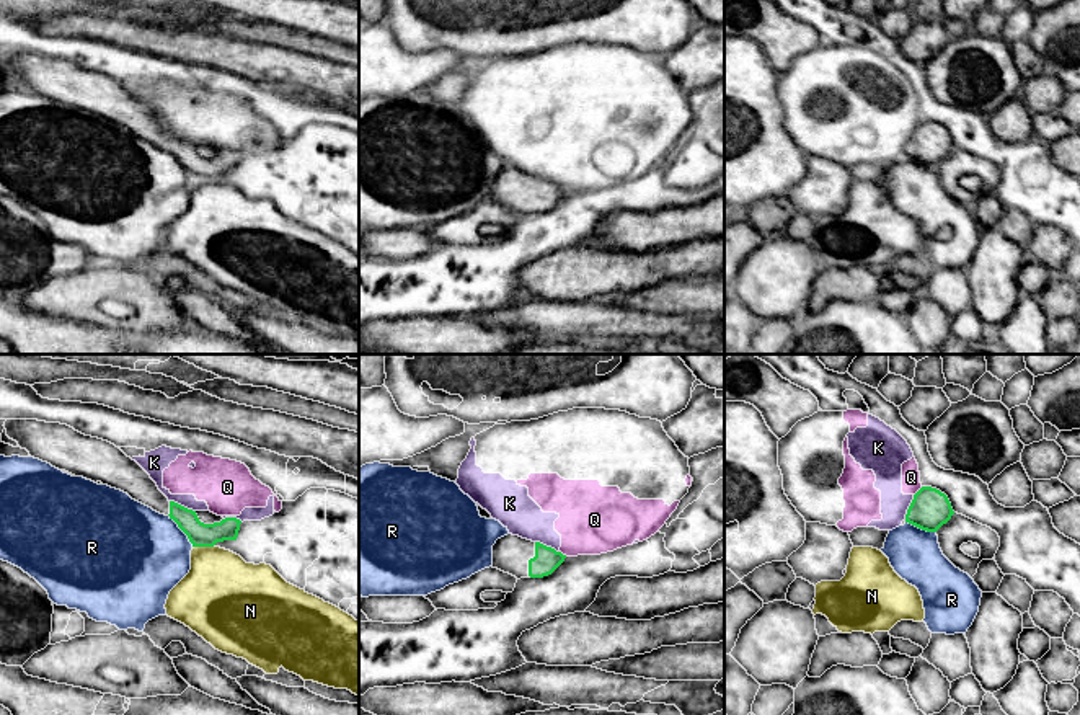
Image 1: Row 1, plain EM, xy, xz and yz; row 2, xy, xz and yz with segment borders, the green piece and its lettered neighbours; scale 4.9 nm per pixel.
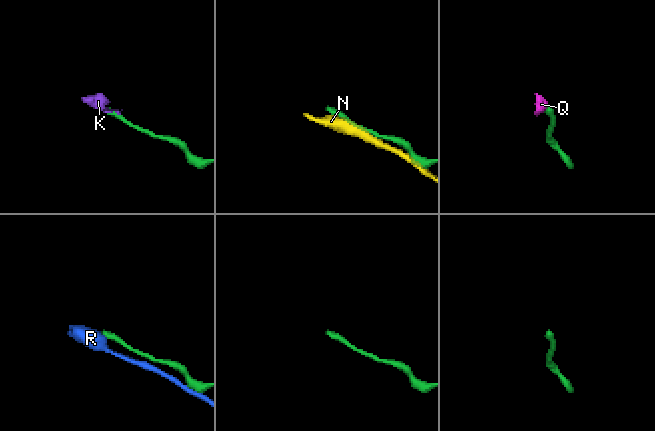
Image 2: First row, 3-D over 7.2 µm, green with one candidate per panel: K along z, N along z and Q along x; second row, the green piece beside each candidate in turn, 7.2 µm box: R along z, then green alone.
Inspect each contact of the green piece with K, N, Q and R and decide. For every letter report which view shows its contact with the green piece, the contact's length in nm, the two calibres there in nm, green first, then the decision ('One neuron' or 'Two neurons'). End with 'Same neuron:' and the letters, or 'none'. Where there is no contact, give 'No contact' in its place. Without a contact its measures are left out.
K: Touches green in xy. Shared border 140 nm. Thickness 120 nm (green) against 100 nm. Two neurons
N: Touches green in xy. Shared border 100 nm. Thickness 120 nm (green) against 380 nm. Two neurons
Q: Touches green in yz. Shared border 60 nm. Thickness 200 nm (green) against 100 nm. Two neurons
R: Touches green in xy. Shared border 200 nm. Thickness 120 nm (green) against 460 nm. Two neurons
Same neuron: none

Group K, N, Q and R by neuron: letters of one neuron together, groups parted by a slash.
K Q / N / R

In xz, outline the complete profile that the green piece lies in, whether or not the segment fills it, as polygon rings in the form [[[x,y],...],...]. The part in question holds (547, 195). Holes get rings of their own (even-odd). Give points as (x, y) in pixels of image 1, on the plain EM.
[[[507,168],[493,180],[493,202],[520,212],[543,212],[551,209],[566,189],[519,170]]]

